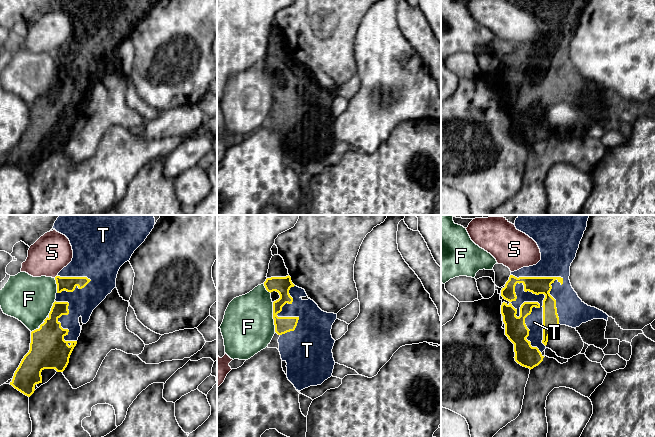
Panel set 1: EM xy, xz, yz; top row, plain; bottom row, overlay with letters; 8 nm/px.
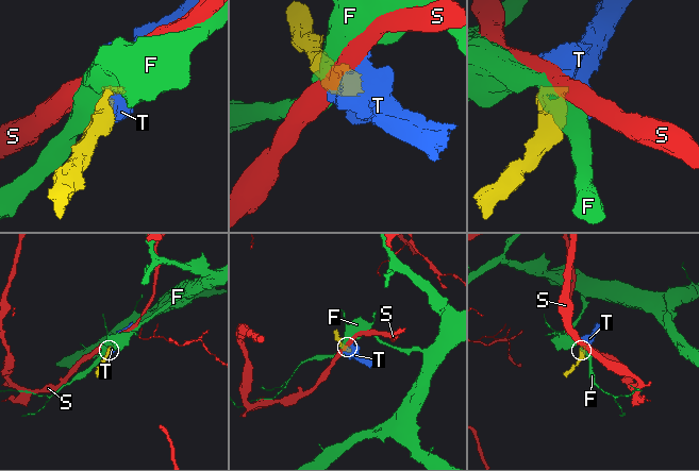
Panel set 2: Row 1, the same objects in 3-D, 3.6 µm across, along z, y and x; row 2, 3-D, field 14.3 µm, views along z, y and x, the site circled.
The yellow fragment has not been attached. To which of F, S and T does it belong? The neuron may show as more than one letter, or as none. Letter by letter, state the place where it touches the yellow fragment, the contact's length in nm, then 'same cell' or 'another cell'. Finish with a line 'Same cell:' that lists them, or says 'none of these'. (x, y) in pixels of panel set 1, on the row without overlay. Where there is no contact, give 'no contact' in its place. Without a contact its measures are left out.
F: xz (273, 93) | 240 nm | another cell
S: no contact | another cell
T: yz (534, 82) | 600 nm | same cell
Same cell: T

